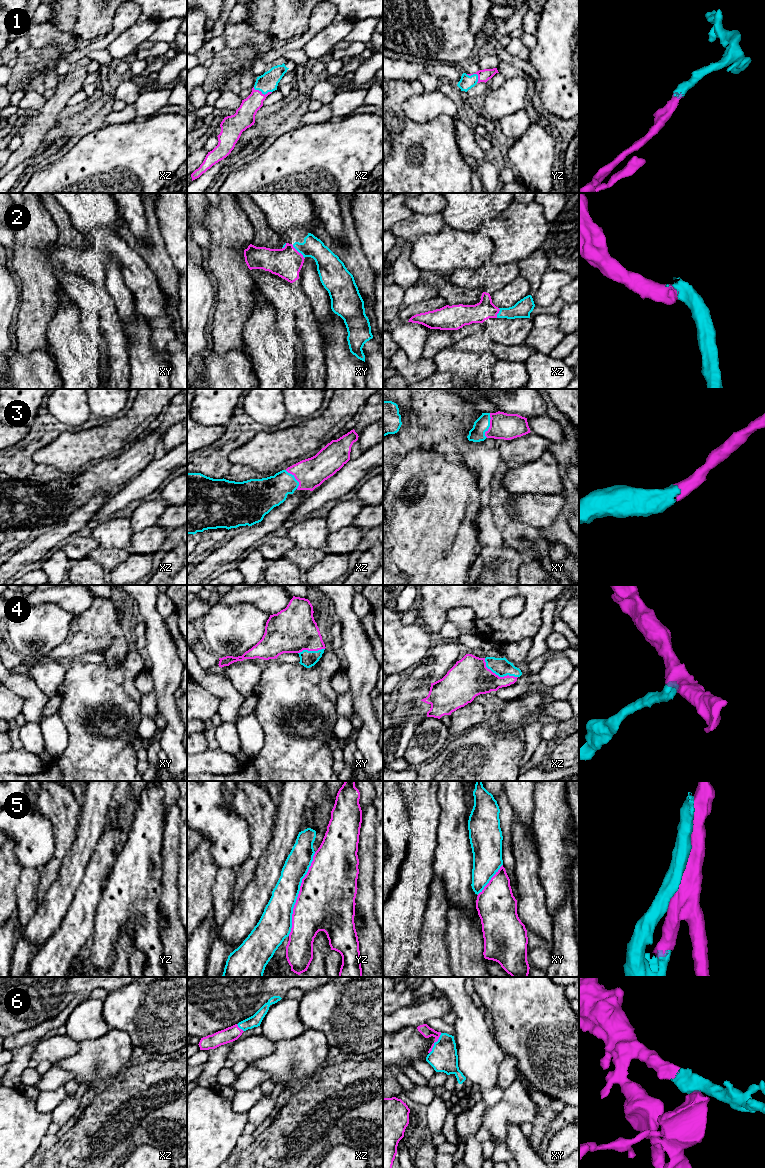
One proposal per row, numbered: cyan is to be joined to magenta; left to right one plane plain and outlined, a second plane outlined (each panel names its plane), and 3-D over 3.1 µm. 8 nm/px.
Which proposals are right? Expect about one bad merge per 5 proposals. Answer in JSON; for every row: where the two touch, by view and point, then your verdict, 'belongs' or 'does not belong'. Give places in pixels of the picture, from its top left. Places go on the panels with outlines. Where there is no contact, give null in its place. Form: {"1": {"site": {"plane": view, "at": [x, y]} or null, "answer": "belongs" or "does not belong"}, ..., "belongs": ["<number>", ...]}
{"1": {"site": {"plane": "xz", "at": [261, 92]}, "answer": "belongs"}, "2": {"site": {"plane": "xy", "at": [298, 252]}, "answer": "belongs"}, "3": {"site": {"plane": "xy", "at": [490, 425]}, "answer": "belongs"}, "4": {"site": {"plane": "xz", "at": [497, 675]}, "answer": "belongs"}, "5": {"site": {"plane": "yz", "at": [298, 894]}, "answer": "belongs"}, "6": {"site": {"plane": "xy", "at": [434, 1042]}, "answer": "belongs"}, "belongs": ["1", "2", "3", "4", "5", "6"]}

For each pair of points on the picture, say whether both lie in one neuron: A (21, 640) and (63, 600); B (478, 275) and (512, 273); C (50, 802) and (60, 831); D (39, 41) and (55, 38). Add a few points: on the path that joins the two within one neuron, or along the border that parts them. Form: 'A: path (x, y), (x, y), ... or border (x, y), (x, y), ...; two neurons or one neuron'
A: border (34, 605), (55, 603), (74, 614); two neurons
B: path (486, 275), (504, 274); one neuron
C: path (57, 809), (60, 812), (60, 824); one neuron
D: path (43, 38), (51, 38); one neuron

